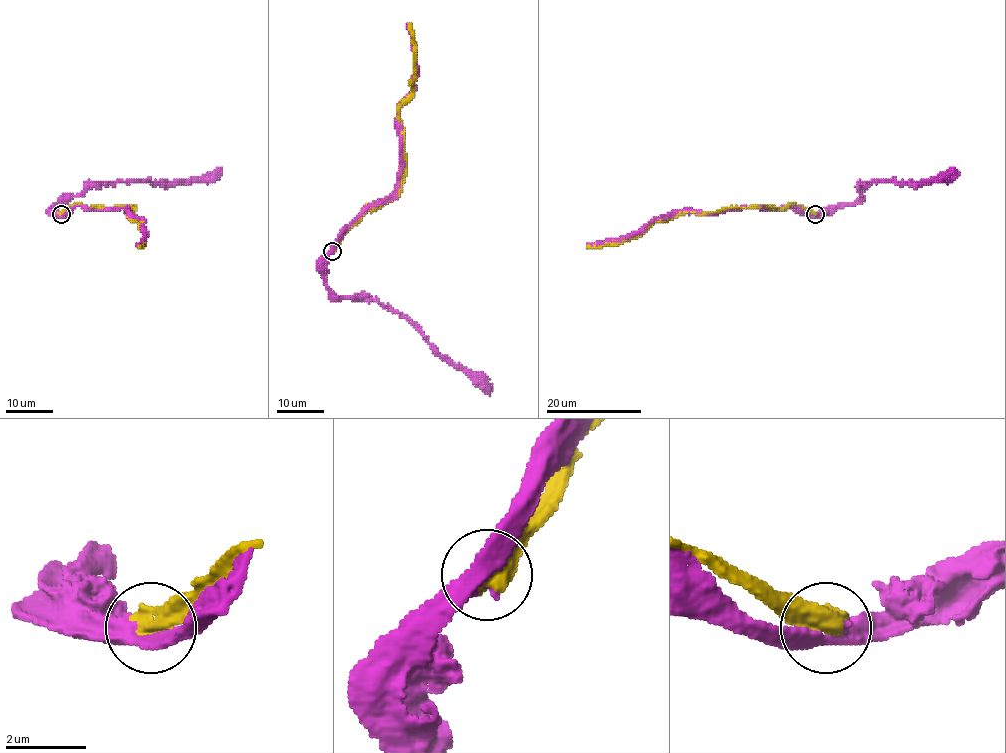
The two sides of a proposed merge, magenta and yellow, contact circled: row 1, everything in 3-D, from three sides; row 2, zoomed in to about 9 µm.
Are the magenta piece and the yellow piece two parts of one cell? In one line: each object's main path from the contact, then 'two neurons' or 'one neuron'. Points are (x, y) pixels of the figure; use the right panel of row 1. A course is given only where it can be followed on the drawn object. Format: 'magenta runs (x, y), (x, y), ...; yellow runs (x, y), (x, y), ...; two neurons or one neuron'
magenta runs (815, 215), (802, 214), (791, 205), (708, 213), (669, 213), (657, 216), (634, 233), (586, 246); yellow runs (815, 214), (796, 205), (680, 213), (650, 222), (637, 234), (619, 241), (597, 244), (587, 248); two neurons

